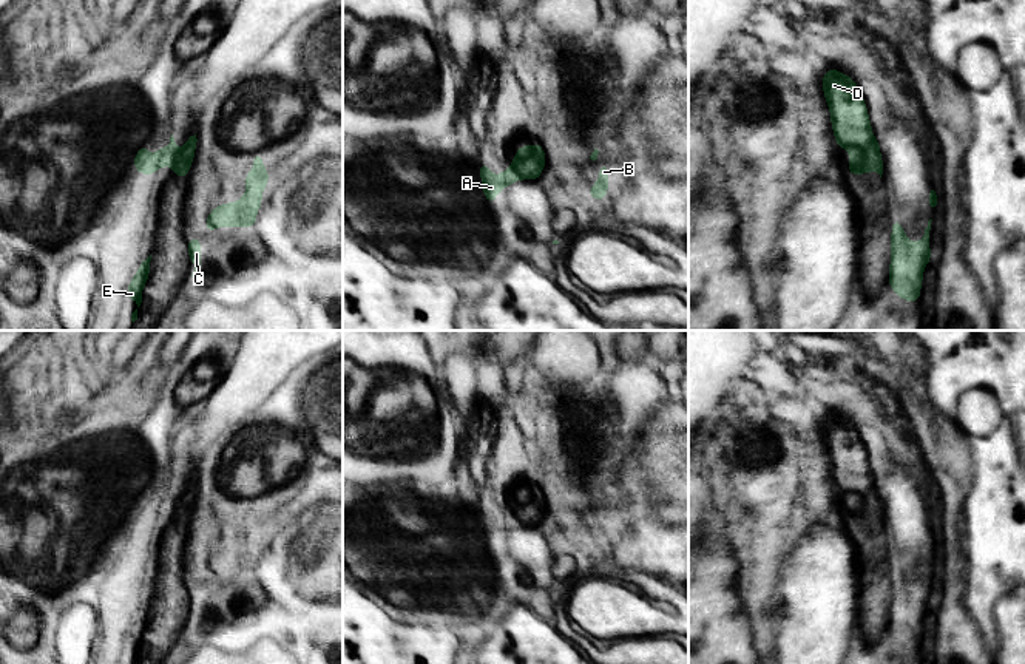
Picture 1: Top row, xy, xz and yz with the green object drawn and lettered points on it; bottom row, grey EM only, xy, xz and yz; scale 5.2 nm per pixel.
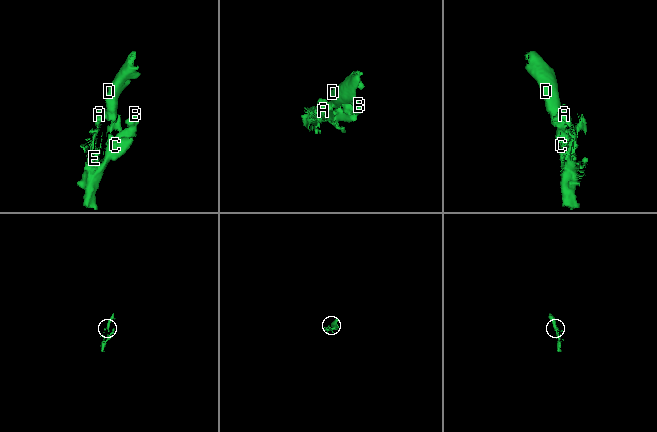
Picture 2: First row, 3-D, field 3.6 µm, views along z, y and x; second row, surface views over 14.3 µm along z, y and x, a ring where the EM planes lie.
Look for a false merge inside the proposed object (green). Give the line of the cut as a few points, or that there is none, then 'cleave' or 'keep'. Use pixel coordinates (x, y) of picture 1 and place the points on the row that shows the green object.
cut in xy along (179, 153), (173, 166); cleave

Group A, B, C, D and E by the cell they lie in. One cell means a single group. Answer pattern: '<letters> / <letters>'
A B C E / D

